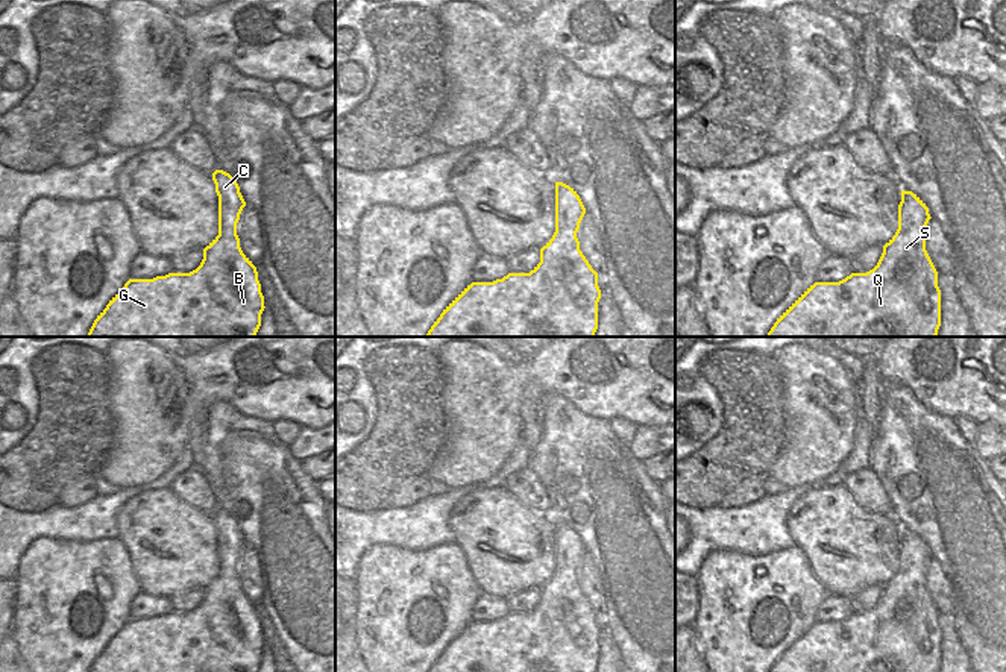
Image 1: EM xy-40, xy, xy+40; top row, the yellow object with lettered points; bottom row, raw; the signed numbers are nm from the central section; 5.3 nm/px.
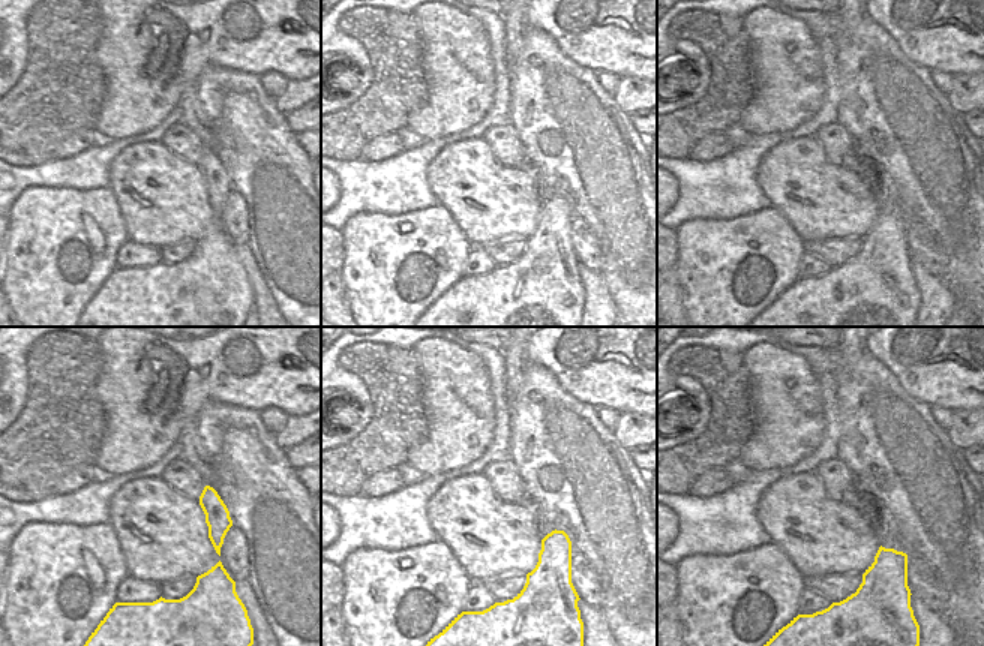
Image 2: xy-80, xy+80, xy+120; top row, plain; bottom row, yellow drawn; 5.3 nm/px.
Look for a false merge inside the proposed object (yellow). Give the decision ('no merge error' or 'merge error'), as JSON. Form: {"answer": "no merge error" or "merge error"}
{"answer": "no merge error"}

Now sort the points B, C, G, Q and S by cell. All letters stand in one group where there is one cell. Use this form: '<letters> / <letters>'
B C G Q S

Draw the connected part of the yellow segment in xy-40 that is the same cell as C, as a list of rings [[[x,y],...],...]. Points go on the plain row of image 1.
[[[215,510],[212,520],[218,535],[218,575],[203,589],[200,605],[190,613],[129,619],[97,655],[90,672],[258,672],[264,636],[256,607],[243,593],[237,575],[246,542],[229,513]]]

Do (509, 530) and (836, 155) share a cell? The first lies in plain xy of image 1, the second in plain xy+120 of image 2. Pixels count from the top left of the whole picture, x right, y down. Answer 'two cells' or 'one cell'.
two cells

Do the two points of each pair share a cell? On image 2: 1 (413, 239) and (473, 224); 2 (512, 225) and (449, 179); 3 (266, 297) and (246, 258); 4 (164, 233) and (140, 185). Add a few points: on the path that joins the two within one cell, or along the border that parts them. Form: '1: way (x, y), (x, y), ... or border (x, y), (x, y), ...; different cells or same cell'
1: border (438, 201), (473, 245); different cells
2: way (497, 210), (477, 191), (464, 191); same cell
3: way (258, 288), (251, 267); same cell
4: way (164, 221), (164, 209), (152, 197); same cell

